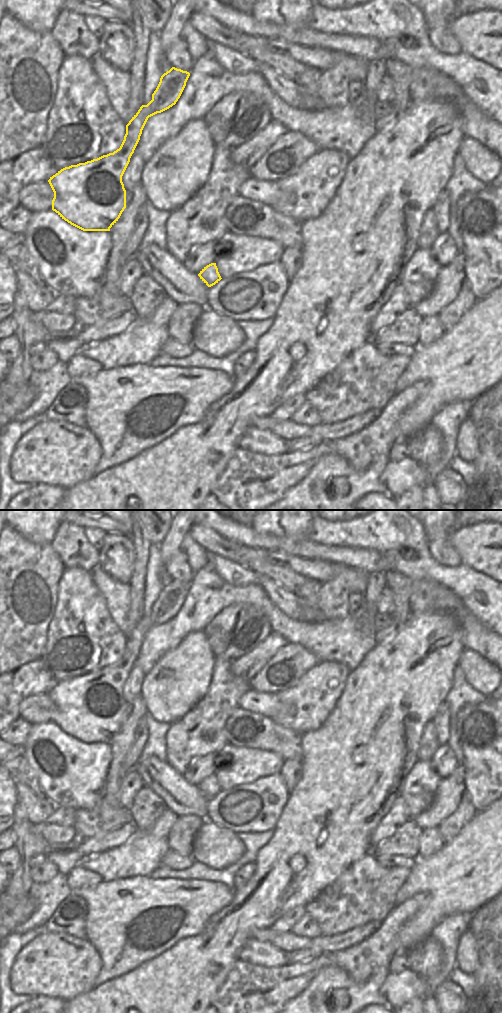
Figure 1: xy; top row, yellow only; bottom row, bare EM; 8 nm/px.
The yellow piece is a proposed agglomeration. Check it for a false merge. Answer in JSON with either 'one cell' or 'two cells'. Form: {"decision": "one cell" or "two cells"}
{"decision": "one cell"}

